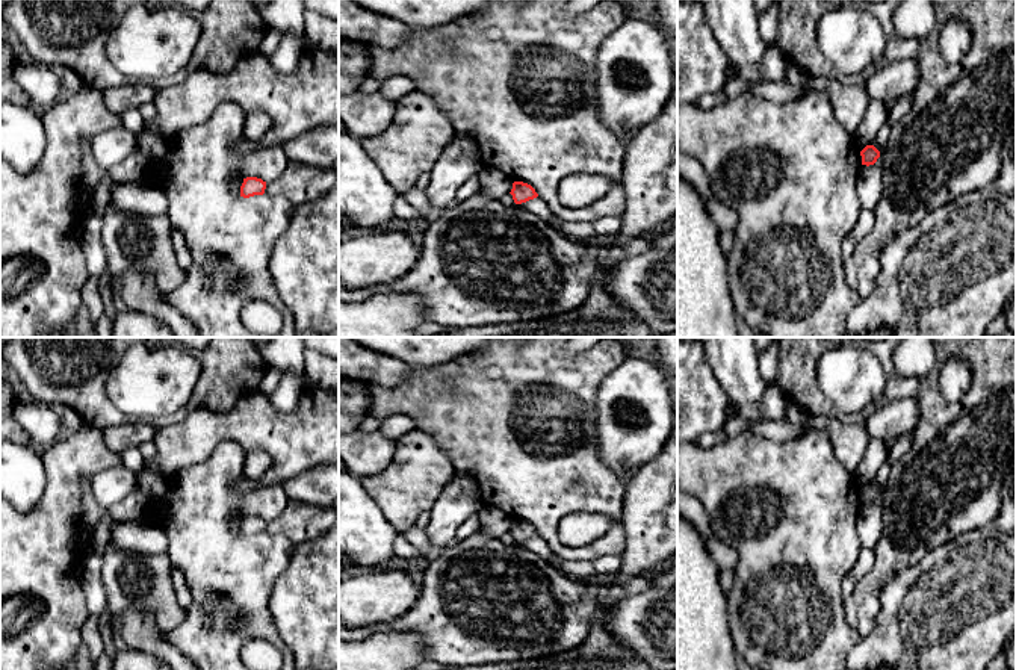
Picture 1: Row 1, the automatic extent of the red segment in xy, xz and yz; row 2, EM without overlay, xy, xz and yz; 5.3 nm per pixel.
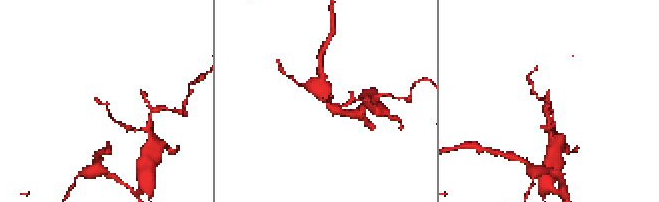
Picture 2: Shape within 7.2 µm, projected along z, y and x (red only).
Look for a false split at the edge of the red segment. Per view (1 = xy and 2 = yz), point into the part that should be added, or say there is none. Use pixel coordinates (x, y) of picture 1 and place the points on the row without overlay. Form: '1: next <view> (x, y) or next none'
1: next none
2: next none

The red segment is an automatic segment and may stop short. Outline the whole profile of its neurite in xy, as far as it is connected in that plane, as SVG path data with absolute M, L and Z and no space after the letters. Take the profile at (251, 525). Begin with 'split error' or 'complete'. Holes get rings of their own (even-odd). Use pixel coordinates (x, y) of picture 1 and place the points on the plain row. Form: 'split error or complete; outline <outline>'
complete; outline M246 516L240 525L240 535L249 537L254 534L263 534L266 528L266 520L257 516Z

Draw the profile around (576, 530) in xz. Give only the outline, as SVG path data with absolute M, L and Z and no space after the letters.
M575 513L567 514L558 525L558 538L567 547L582 547L611 528L611 522L603 514Z

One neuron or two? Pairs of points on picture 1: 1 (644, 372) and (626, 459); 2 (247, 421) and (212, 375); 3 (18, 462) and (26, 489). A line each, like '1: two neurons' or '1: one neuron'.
1: one neuron
2: two neurons
3: one neuron

